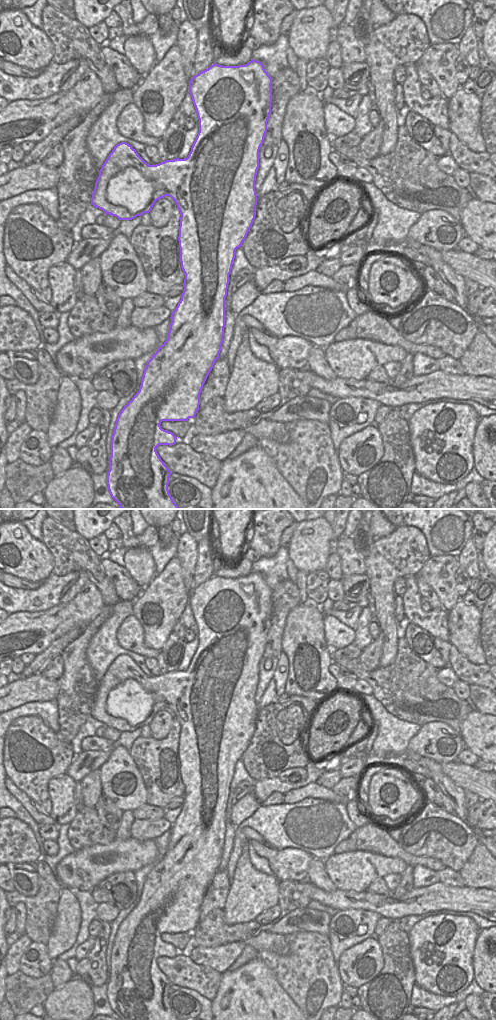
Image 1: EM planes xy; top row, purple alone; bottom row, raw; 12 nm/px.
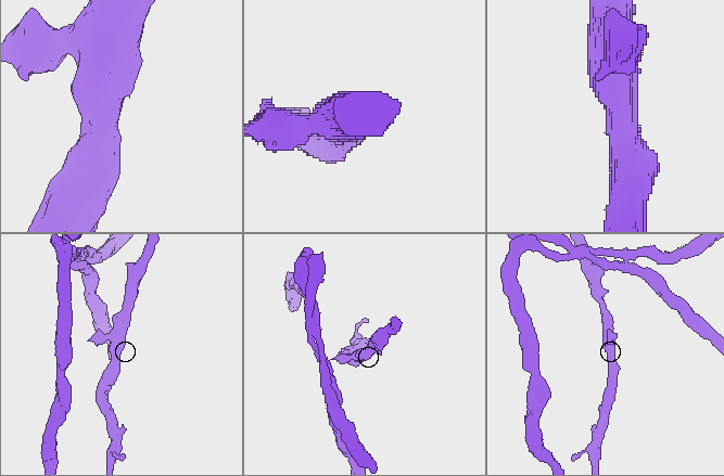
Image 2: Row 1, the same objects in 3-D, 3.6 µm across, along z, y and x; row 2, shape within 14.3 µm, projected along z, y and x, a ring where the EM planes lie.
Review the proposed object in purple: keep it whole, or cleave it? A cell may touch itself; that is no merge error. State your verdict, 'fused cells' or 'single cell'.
single cell

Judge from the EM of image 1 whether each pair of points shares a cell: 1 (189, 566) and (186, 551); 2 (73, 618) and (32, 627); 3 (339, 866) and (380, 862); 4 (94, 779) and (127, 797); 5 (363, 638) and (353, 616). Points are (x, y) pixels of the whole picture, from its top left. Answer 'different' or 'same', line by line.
1: same
2: same
3: same
4: different
5: different

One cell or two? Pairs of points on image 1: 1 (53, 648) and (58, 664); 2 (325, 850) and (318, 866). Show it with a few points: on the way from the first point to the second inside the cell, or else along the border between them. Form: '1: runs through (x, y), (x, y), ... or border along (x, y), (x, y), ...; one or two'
1: border along (59, 654), (39, 672); two
2: border along (313, 857), (323, 861); two

